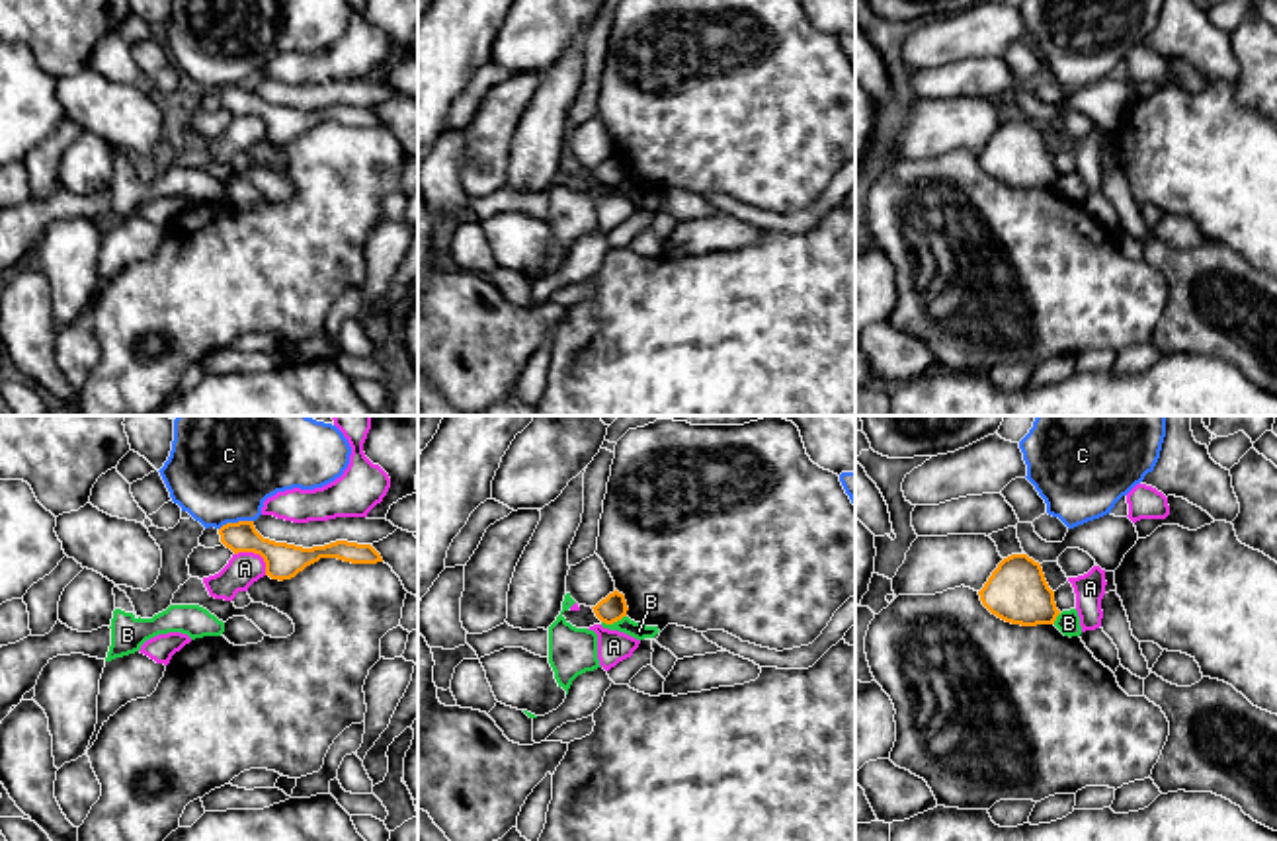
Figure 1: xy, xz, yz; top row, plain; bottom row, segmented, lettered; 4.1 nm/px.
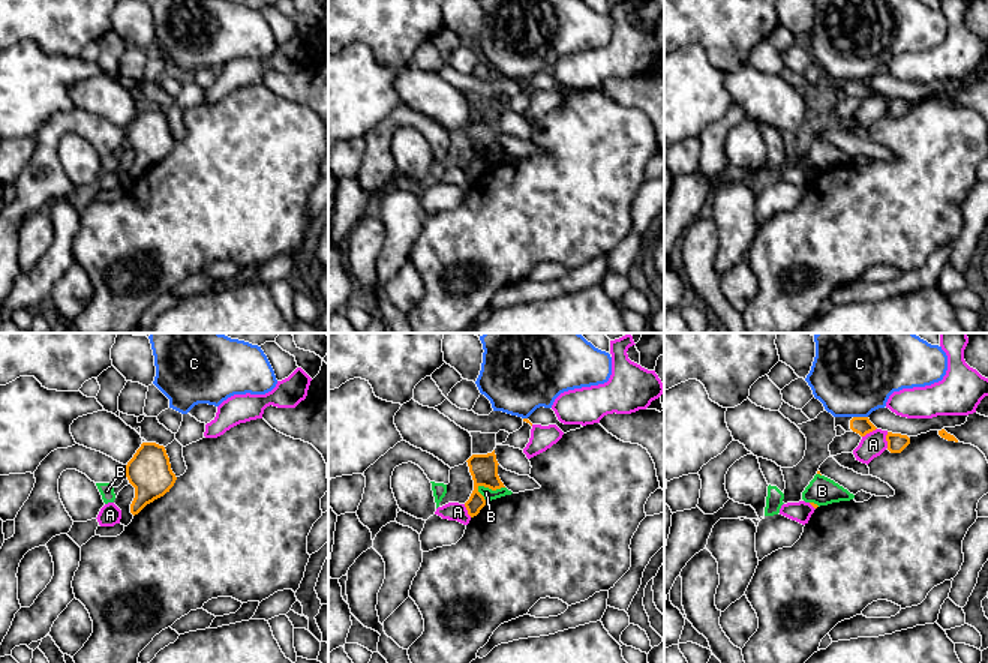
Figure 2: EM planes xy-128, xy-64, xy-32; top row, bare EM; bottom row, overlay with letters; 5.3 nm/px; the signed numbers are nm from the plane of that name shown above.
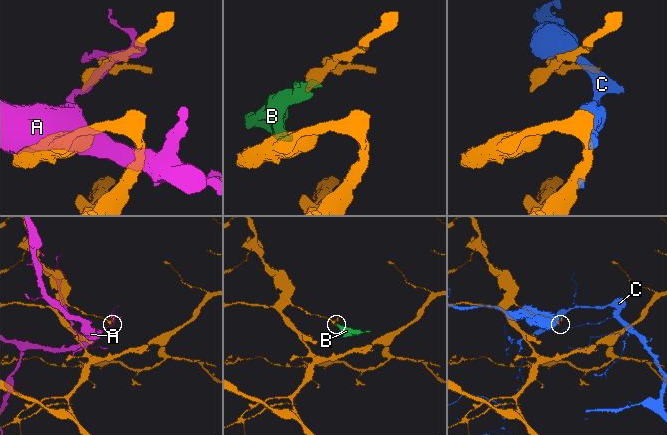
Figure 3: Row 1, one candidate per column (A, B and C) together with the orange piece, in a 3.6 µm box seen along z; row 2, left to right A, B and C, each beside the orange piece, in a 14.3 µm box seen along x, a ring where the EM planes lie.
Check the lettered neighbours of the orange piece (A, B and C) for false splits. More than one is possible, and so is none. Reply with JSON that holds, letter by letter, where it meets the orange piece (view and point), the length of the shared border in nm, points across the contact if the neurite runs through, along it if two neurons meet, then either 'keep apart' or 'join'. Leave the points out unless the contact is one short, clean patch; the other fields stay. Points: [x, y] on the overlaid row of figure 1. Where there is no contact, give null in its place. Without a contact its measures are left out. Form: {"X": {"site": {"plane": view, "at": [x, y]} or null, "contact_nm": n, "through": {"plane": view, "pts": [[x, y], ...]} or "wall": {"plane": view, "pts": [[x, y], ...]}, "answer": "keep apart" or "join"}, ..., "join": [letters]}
{"A": {"site": {"plane": "xy", "at": [256, 553]}, "contact_nm": 160, "answer": "keep apart"}, "B": {"site": {"plane": "xz", "at": [614, 621]}, "contact_nm": 110, "wall": {"plane": "xz", "pts": [[625, 615], [612, 623], [602, 623]]}, "answer": "keep apart"}, "C": {"site": {"plane": "xy", "at": [235, 523]}, "contact_nm": 150, "answer": "keep apart"}, "join": []}

